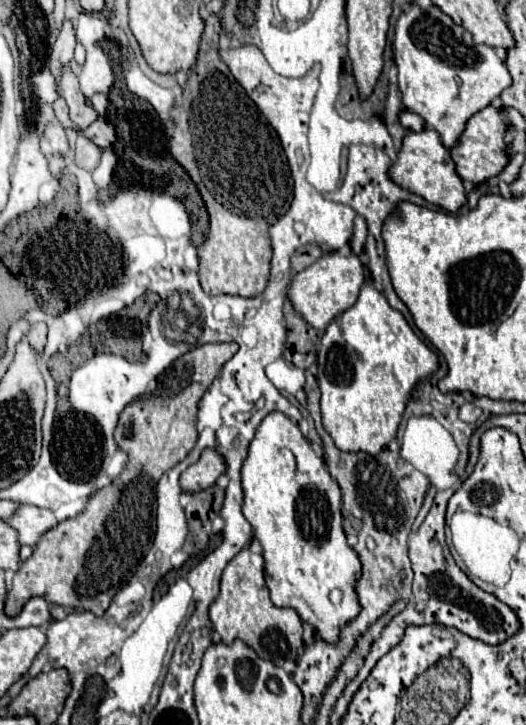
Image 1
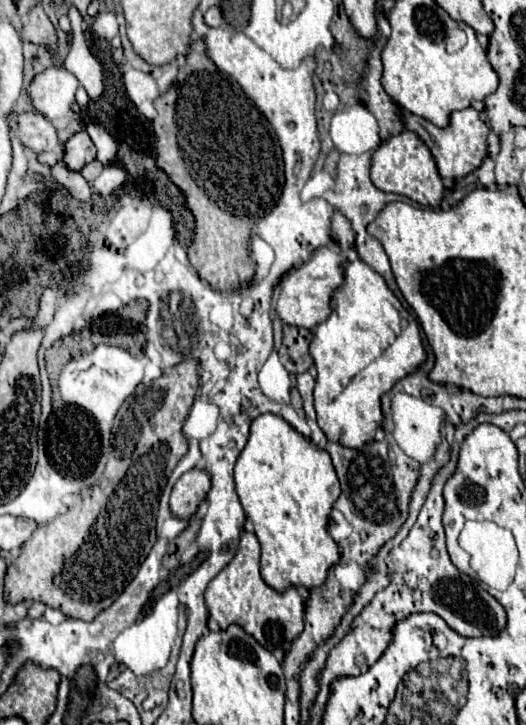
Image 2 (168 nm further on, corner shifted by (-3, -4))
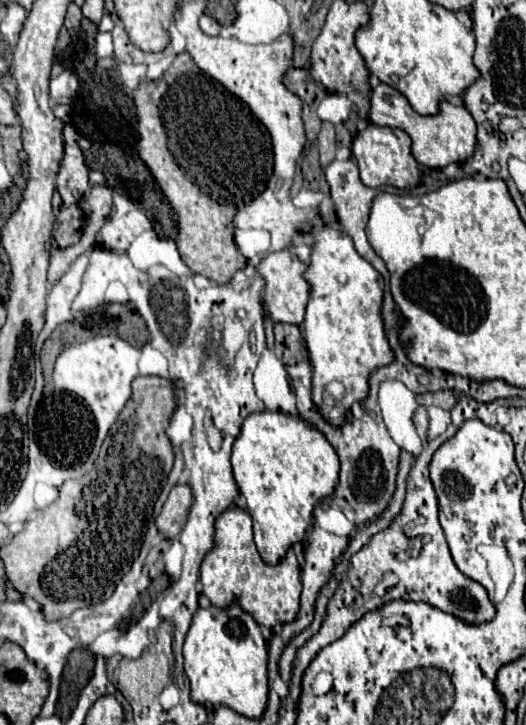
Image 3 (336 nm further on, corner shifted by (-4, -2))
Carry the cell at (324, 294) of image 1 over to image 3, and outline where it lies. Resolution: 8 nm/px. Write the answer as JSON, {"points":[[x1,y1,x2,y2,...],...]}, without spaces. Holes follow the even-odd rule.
{"points":[[298,244,298,246,290,246,286,250,280,250,280,252,272,252,260,262,258,270,266,280,262,298,266,302,266,310,270,312,270,318,274,322,302,324,304,310,306,310,308,298,310,298,310,284,304,278,306,268,310,266,310,254,312,254,312,246]]}

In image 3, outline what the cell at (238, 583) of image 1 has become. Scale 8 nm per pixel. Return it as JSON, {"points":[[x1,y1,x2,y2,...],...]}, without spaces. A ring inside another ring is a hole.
{"points":[[230,508,216,520,216,546,202,562,200,580,204,596,208,596,214,606,228,608,238,604,268,630,278,630,278,626,288,624,298,616,302,582,294,550,288,550,286,558,278,566,268,566,256,550,252,518,240,508]]}

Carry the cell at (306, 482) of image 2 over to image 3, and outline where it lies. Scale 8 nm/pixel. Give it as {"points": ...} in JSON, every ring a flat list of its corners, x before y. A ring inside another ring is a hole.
{"points":[[264,410,244,420,232,448,232,470,254,520,258,552,266,564,276,566,294,544,306,542,316,504,332,496,338,486,340,462,330,442,314,426,284,412]]}

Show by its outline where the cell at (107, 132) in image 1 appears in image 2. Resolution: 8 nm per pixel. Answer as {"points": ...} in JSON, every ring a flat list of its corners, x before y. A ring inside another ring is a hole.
{"points":[[85,130,75,132,65,144,63,144,63,162,69,170,81,172,83,164,89,164,95,160,95,144,91,142,89,134]]}

